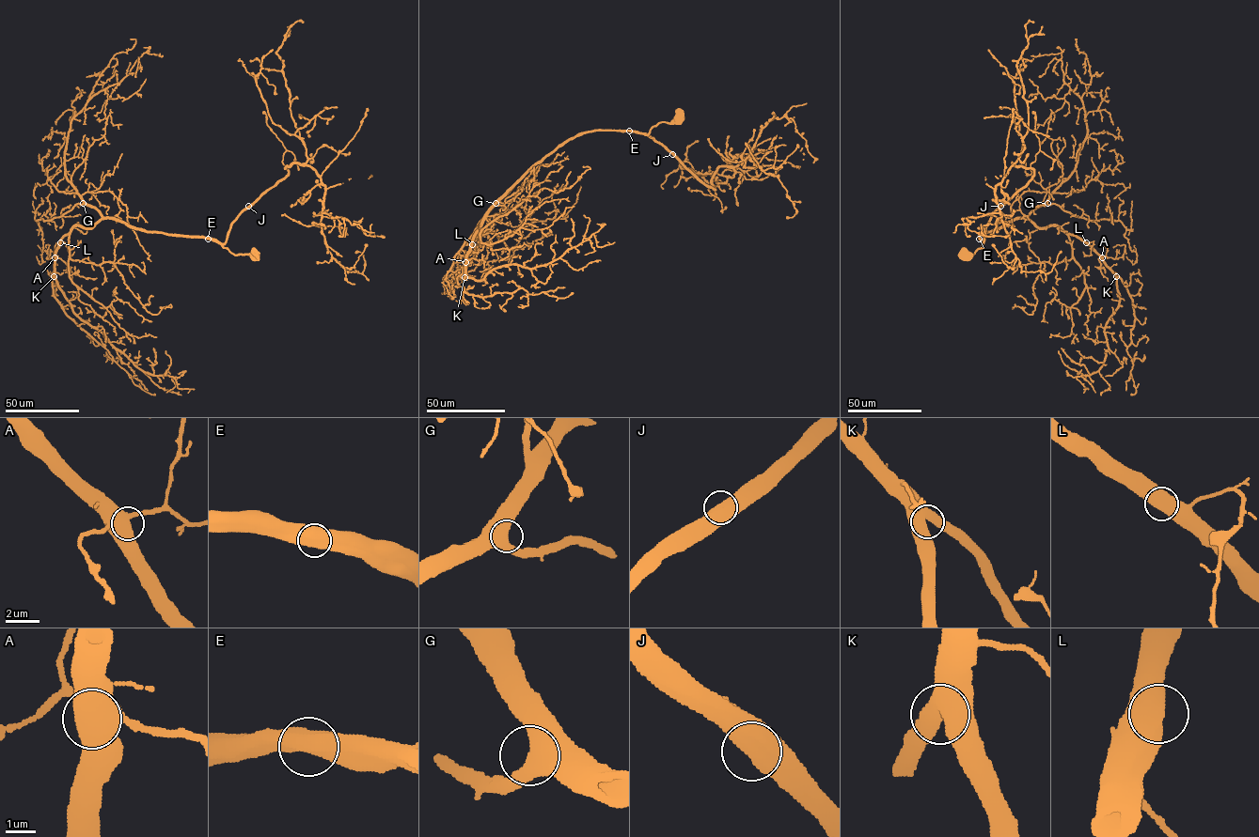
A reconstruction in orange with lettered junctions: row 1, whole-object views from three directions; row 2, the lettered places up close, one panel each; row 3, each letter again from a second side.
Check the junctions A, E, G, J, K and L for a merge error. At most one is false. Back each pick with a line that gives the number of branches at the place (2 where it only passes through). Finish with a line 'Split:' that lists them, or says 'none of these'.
Split: none of these

